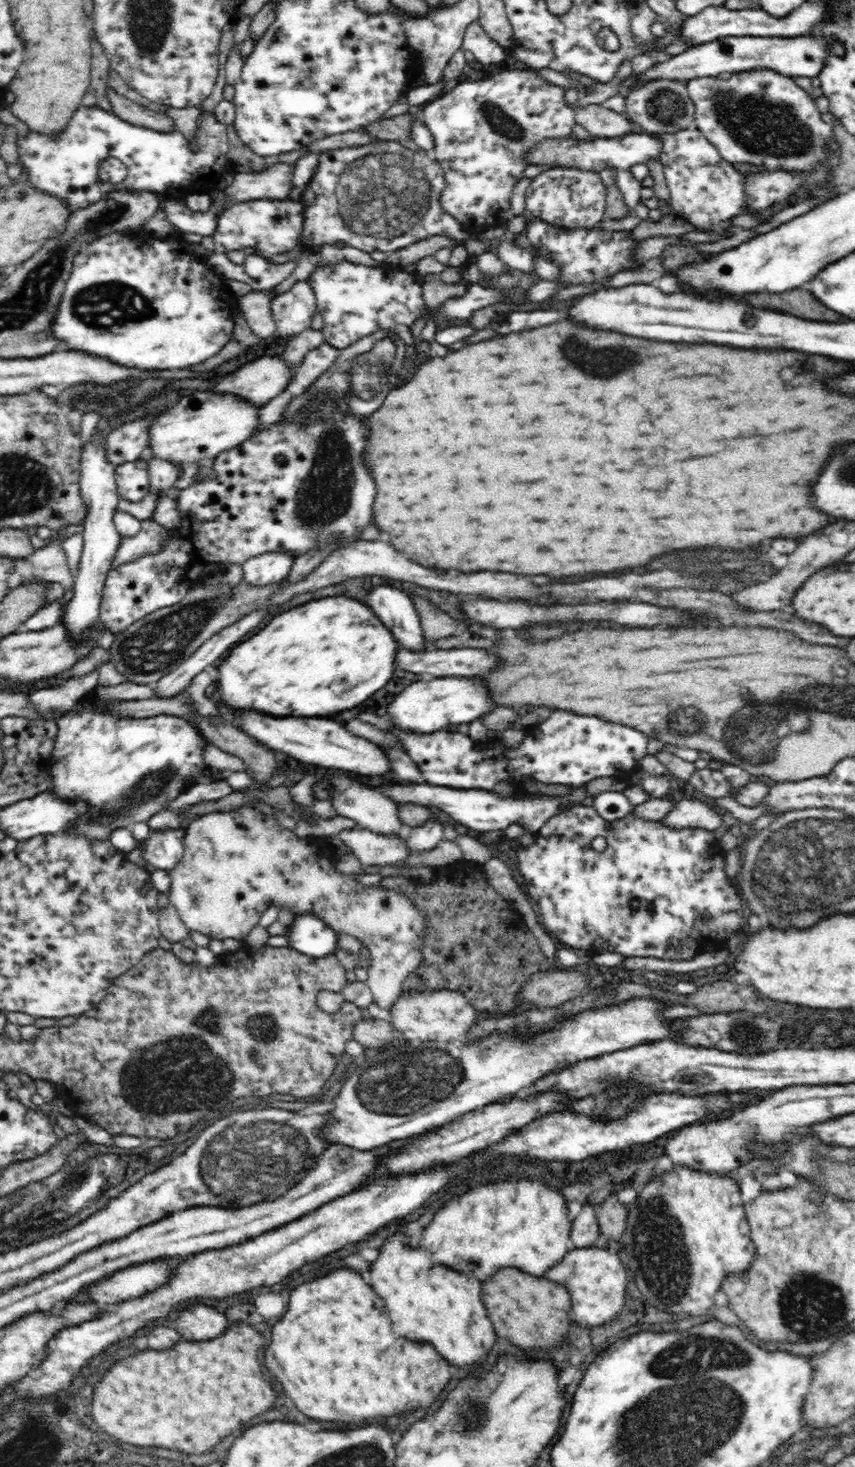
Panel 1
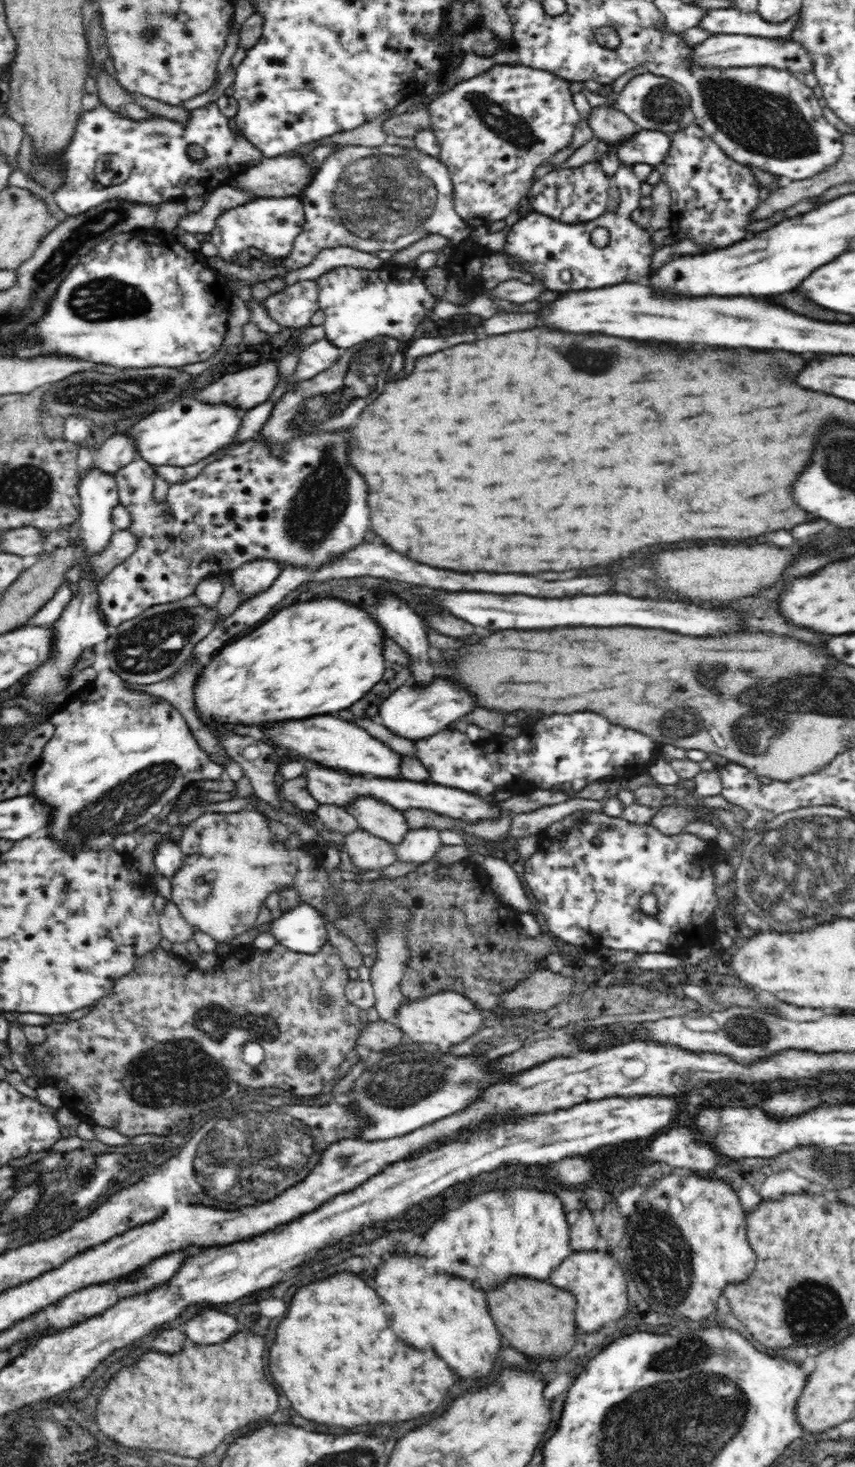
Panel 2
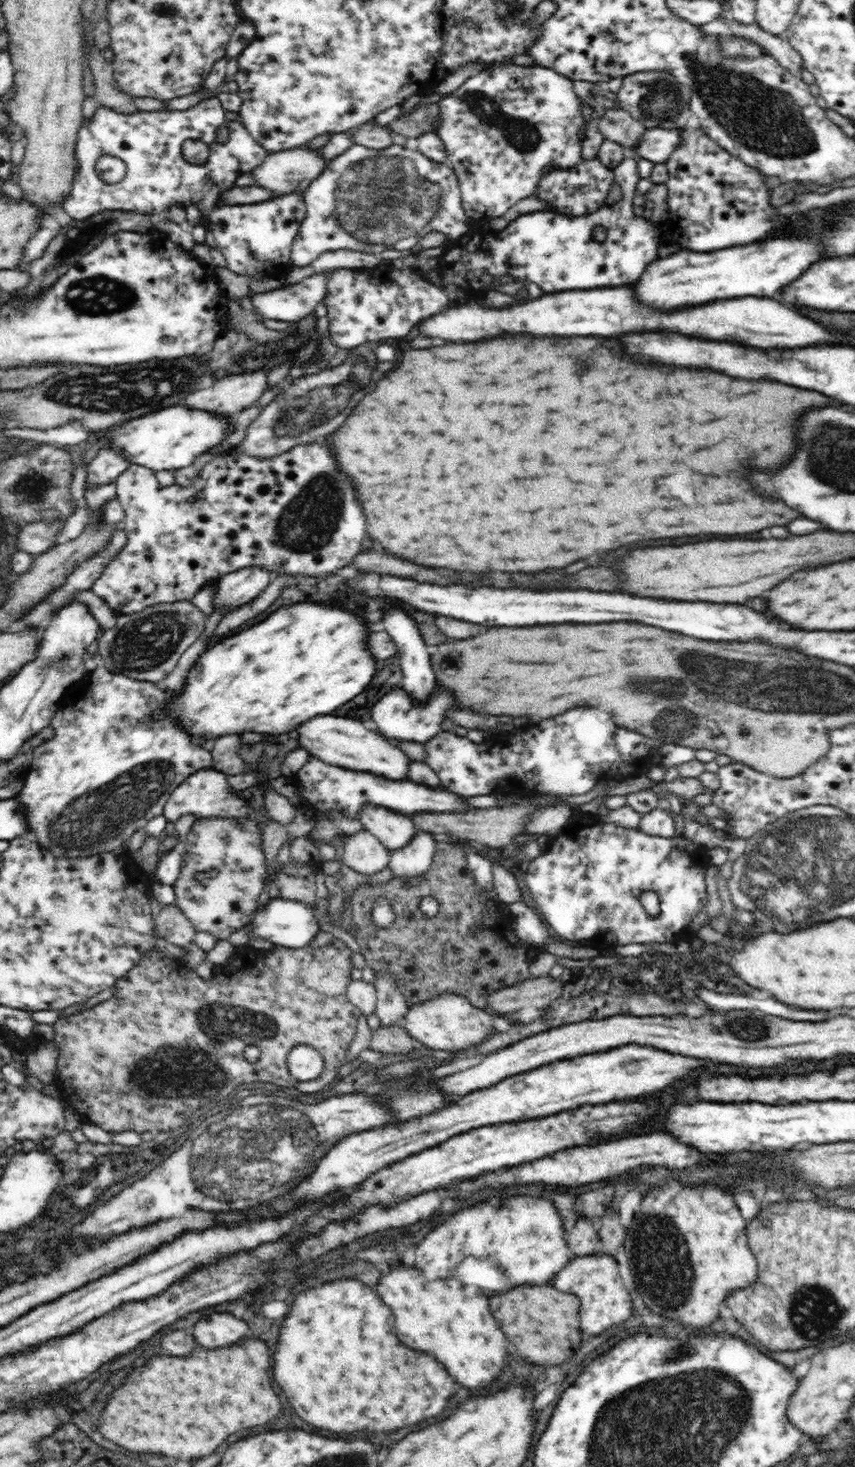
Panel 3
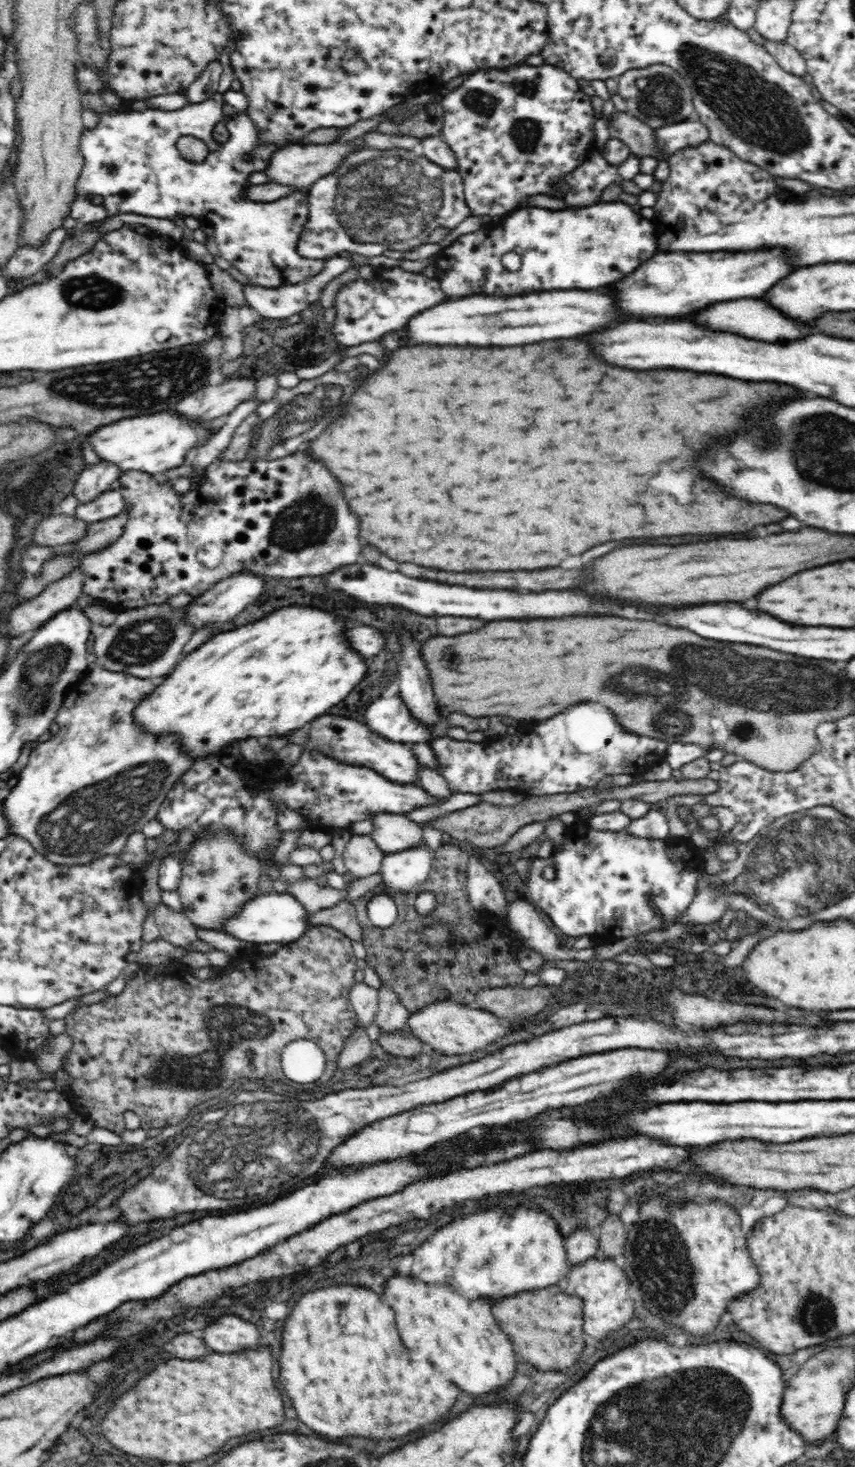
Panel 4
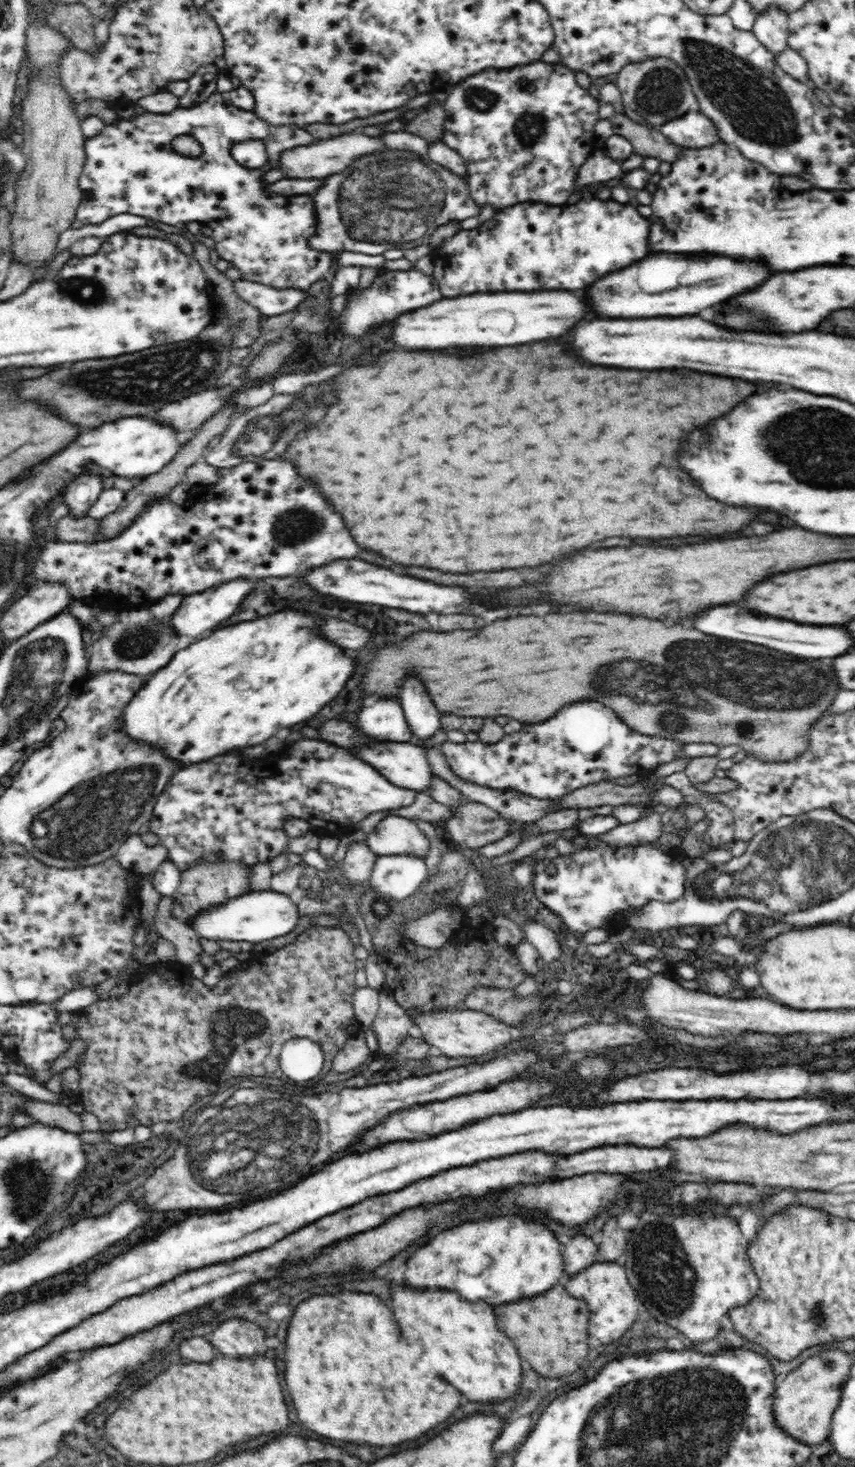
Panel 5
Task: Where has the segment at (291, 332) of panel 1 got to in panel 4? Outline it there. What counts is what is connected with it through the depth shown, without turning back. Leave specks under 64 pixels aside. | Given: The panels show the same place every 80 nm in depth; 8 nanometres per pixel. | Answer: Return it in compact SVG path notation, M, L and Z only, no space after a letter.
M344 253L336 257L328 258L325 262L324 268L314 276L305 278L304 281L293 285L282 285L279 287L268 288L260 285L246 285L244 287L244 296L246 297L248 306L257 310L257 312L266 319L282 321L285 318L290 318L298 312L302 312L319 301L320 295L324 290L326 284L334 280L336 276L340 276L342 272L346 272L351 266L352 254Z

